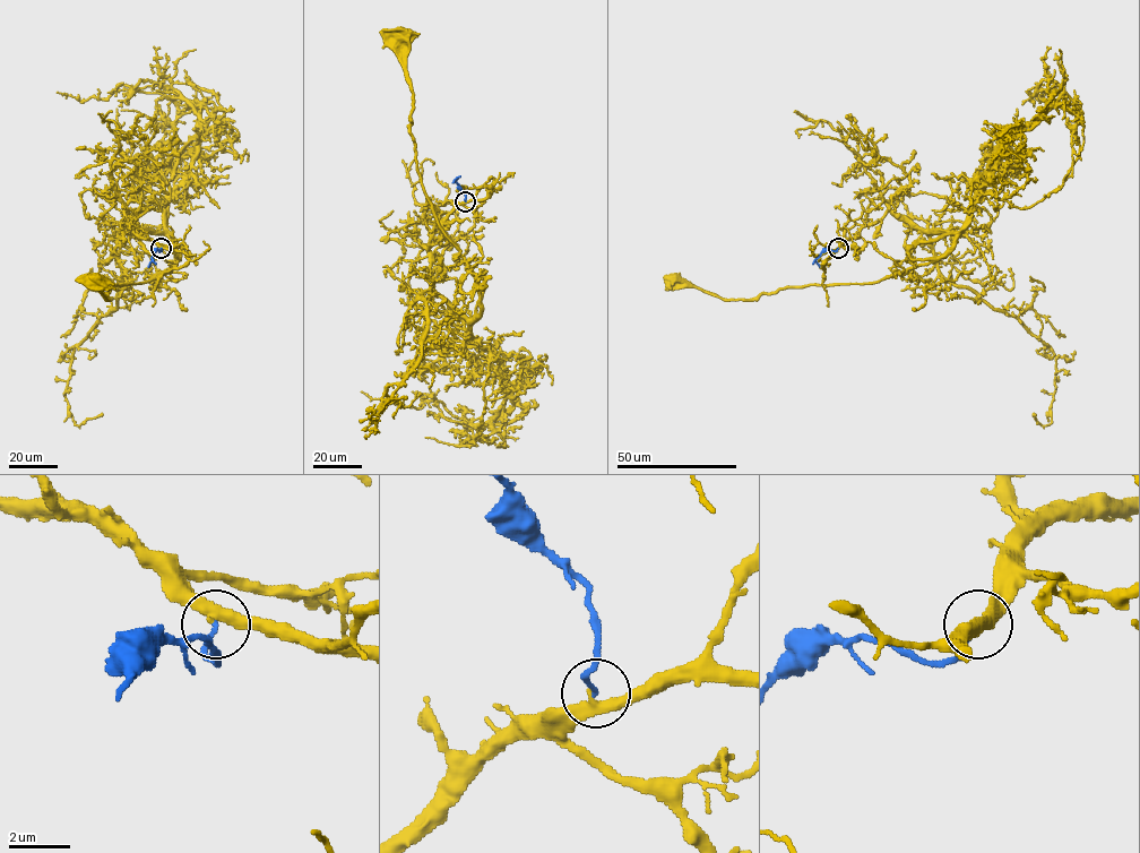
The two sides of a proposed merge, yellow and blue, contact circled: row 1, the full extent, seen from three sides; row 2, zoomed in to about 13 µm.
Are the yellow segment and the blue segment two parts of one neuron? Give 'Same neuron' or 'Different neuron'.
Same neuron

